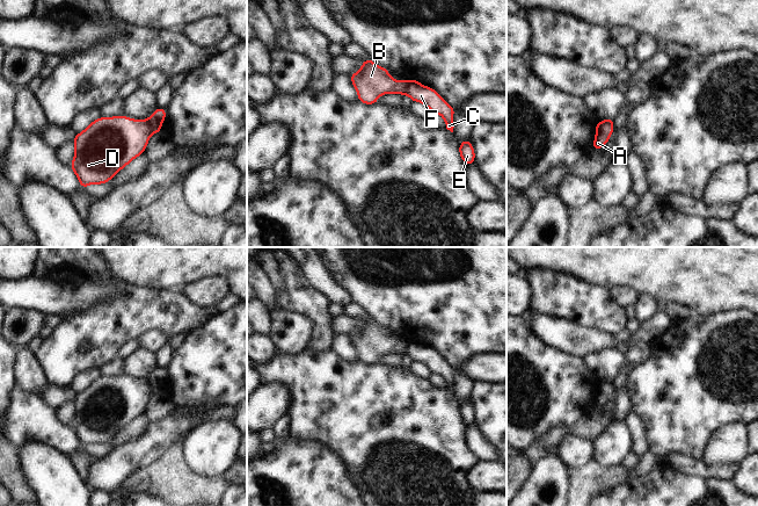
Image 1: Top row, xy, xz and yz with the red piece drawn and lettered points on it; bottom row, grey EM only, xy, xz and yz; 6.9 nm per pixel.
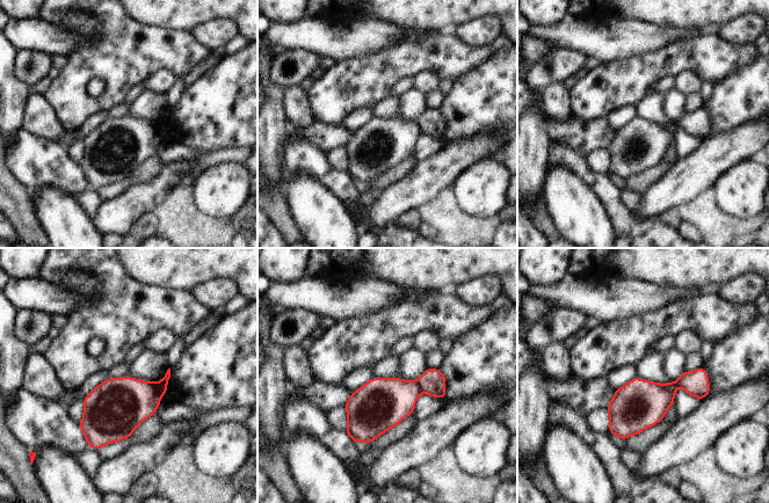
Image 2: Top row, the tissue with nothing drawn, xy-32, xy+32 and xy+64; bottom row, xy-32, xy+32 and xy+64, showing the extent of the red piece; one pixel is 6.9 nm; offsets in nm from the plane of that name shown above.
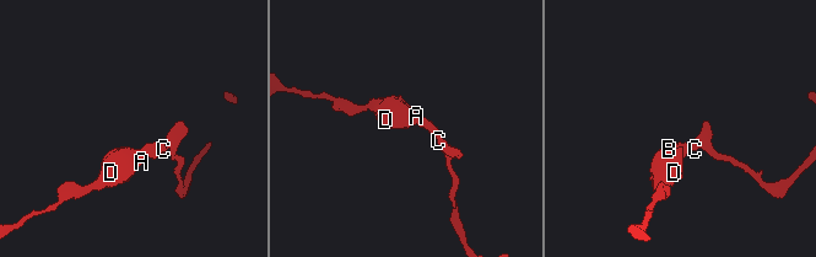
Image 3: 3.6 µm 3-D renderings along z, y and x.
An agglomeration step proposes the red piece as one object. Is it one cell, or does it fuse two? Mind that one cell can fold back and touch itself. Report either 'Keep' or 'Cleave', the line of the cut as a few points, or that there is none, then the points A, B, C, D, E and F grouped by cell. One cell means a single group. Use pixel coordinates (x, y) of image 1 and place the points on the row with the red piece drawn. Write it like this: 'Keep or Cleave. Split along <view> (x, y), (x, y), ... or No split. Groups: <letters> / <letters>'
Cleave. Split along xy (145, 120), (153, 132). Groups: A B D / C E F

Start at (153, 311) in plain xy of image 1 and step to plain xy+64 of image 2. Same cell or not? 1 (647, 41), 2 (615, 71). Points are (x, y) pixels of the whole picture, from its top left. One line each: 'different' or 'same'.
1: different
2: same

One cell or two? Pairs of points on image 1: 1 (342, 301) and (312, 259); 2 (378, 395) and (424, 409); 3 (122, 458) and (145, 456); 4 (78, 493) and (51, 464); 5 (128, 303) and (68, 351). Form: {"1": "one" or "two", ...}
{"1": "one", "2": "one", "3": "one", "4": "one", "5": "one"}

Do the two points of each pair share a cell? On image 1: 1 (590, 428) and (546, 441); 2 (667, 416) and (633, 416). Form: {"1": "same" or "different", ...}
{"1": "same", "2": "different"}

